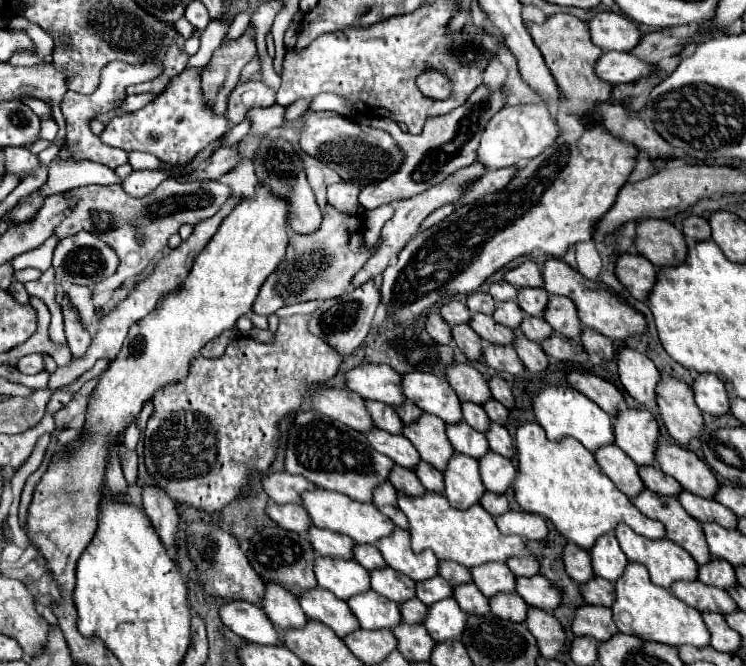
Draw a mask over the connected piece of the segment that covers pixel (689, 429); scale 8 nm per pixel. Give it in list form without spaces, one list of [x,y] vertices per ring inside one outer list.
[[[661,377],[655,393],[661,419],[669,435],[681,445],[699,437],[699,431],[703,431],[705,425],[701,411],[691,397],[691,387],[675,377]]]

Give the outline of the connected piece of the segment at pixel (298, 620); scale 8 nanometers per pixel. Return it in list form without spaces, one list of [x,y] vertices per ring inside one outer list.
[[[265,583],[261,607],[265,615],[273,621],[273,625],[279,629],[303,627],[307,623],[307,617],[299,607],[297,597],[277,583]]]

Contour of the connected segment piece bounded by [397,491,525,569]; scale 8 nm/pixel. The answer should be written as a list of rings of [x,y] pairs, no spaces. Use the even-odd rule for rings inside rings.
[[[425,491],[423,497],[409,497],[409,495],[399,493],[397,505],[407,515],[411,549],[415,553],[423,551],[423,549],[431,549],[437,555],[437,559],[457,561],[469,569],[475,565],[487,563],[487,561],[505,563],[507,557],[523,557],[525,555],[523,539],[515,537],[515,535],[499,533],[495,519],[479,503],[461,511],[461,509],[451,507],[447,497],[443,497],[441,493]]]

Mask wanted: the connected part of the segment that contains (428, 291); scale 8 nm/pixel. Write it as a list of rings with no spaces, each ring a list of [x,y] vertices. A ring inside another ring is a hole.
[[[557,13],[551,15],[543,25],[527,23],[527,27],[561,91],[563,101],[557,109],[557,123],[561,127],[561,135],[555,145],[551,145],[539,157],[519,169],[519,173],[515,173],[509,185],[503,187],[499,193],[485,195],[475,203],[467,203],[455,209],[447,219],[433,225],[431,229],[425,229],[423,233],[419,231],[405,245],[405,249],[399,253],[399,261],[385,269],[381,285],[383,301],[389,303],[389,321],[393,323],[411,325],[415,323],[417,315],[437,305],[445,297],[451,297],[455,293],[473,293],[483,285],[489,275],[493,275],[497,269],[501,269],[515,257],[535,251],[541,251],[543,255],[563,257],[571,245],[579,241],[589,241],[593,237],[597,221],[613,207],[619,189],[627,183],[627,177],[635,167],[639,149],[627,141],[613,137],[597,123],[597,105],[613,103],[613,85],[601,81],[595,75],[595,61],[603,55],[603,51],[591,41],[587,23],[573,15]]]

